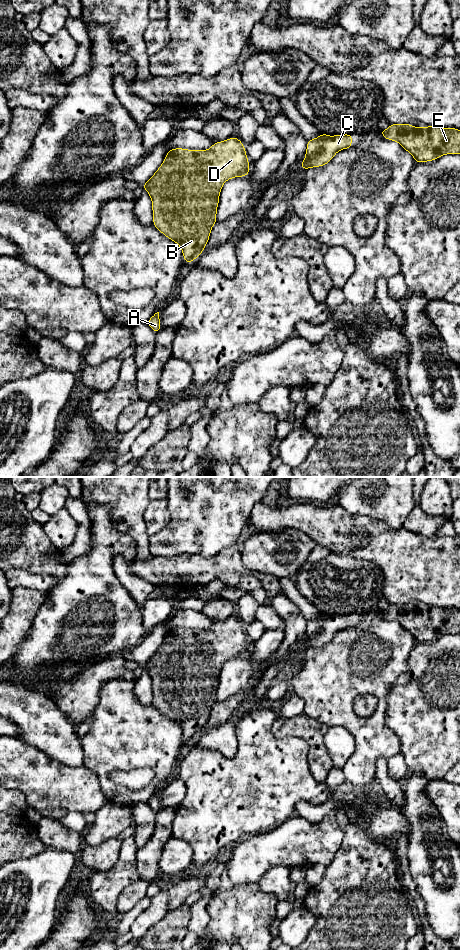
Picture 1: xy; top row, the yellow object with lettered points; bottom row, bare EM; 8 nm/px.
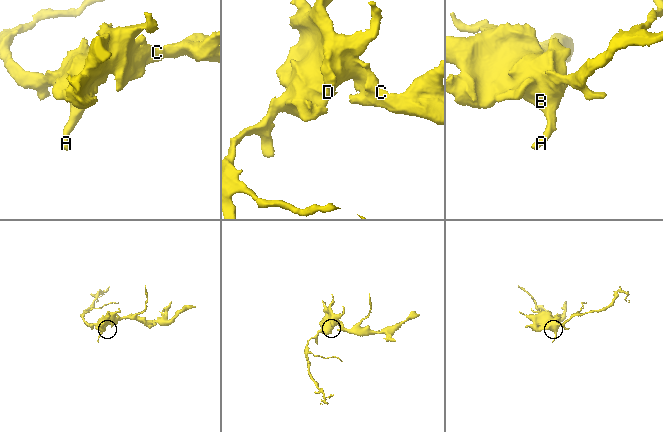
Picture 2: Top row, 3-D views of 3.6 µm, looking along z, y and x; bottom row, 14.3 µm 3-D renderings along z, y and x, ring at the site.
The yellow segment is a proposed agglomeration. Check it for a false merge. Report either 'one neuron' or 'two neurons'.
two neurons

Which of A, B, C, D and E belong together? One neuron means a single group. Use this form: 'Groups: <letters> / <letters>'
Groups: A B D / C E

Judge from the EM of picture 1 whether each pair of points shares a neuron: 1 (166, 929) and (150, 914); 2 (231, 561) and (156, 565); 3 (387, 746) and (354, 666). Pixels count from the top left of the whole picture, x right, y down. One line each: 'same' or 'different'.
1: different
2: same
3: same

